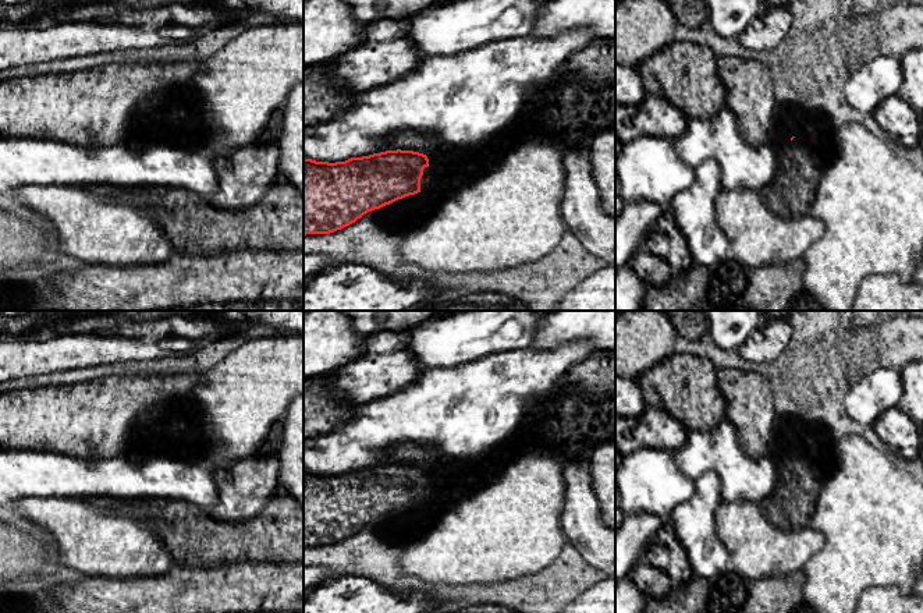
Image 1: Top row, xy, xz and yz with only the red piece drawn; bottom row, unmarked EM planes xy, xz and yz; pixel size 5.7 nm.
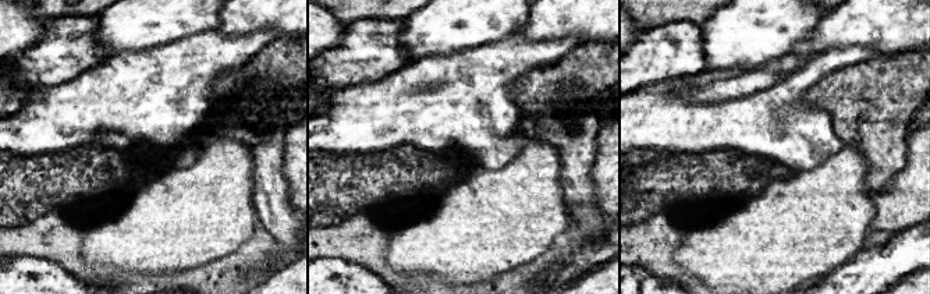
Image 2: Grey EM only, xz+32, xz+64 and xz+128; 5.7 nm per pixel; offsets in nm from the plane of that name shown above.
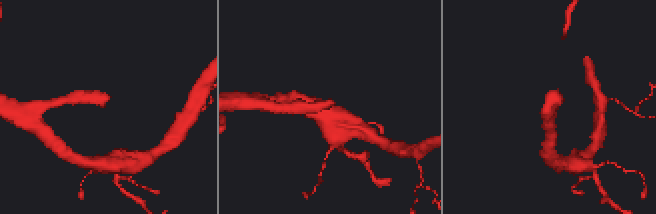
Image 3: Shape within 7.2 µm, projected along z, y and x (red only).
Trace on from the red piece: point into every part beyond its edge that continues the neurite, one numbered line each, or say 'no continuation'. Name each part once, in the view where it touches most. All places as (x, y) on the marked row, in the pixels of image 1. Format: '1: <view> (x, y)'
1: xz (429, 181)

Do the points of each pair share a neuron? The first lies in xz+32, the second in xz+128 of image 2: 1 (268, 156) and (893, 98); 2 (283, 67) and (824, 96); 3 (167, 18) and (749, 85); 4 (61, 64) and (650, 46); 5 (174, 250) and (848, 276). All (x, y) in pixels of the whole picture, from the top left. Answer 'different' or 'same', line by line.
1: same
2: same
3: different
4: same
5: different

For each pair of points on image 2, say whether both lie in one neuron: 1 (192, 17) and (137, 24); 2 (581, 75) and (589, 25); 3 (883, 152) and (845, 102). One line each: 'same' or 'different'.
1: same
2: different
3: same

